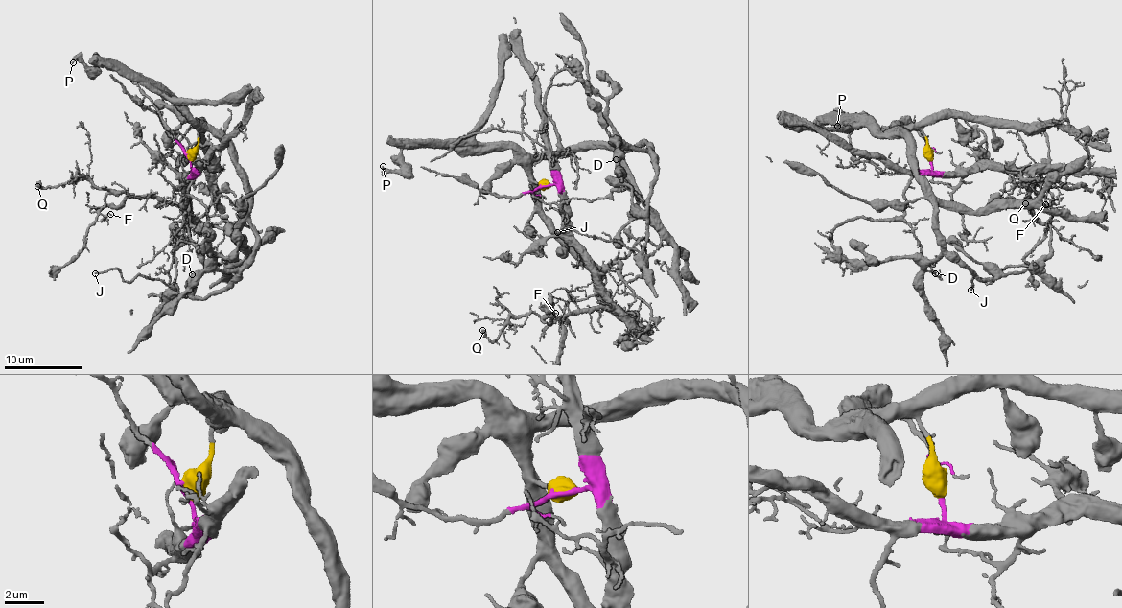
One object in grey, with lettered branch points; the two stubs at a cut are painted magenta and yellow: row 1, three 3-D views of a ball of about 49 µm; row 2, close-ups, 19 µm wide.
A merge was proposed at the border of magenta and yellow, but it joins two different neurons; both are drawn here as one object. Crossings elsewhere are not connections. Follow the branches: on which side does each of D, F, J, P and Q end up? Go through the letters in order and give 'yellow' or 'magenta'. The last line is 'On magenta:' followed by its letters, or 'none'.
D: yellow
F: magenta
J: magenta
P: yellow
Q: magenta
On magenta: F, J, Q

